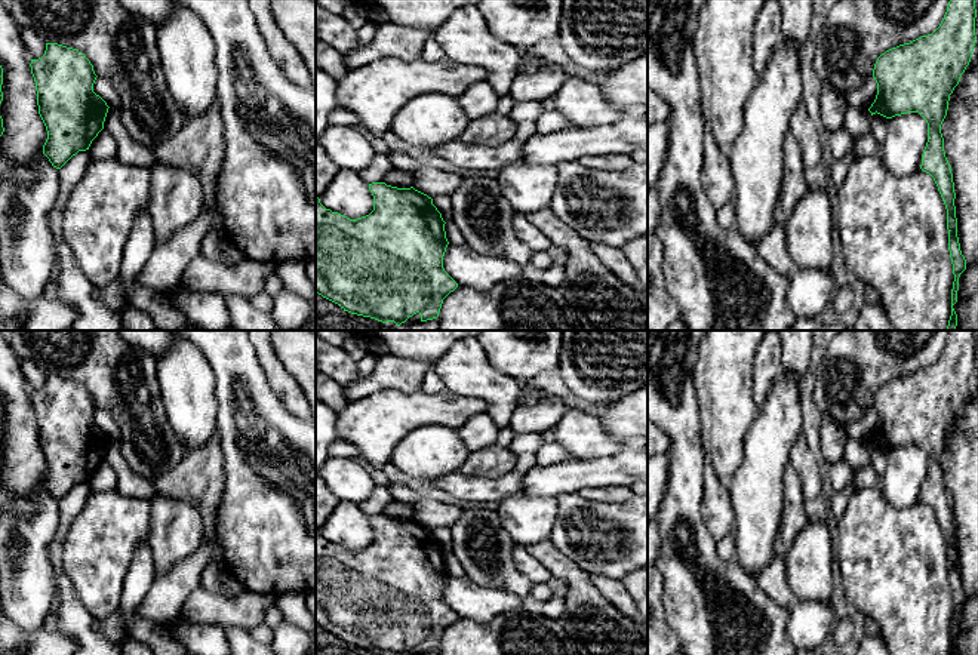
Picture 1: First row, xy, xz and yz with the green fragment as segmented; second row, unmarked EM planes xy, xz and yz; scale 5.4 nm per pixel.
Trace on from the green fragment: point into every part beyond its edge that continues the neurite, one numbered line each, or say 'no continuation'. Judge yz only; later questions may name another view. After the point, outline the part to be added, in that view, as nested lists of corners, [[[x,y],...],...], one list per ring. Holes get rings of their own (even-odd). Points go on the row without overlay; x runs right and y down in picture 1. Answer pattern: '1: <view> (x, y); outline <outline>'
no continuation

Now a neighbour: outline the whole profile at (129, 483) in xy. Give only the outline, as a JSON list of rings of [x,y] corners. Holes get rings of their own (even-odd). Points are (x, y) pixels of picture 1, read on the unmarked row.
[[[108,440],[104,461],[113,467],[117,476],[116,491],[123,496],[151,499],[156,488],[151,480],[136,474],[126,462],[119,440]]]

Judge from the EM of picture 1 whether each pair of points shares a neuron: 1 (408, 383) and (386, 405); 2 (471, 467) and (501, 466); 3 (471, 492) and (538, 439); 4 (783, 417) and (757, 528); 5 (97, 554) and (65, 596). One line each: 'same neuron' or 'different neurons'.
1: different neurons
2: same neuron
3: same neuron
4: same neuron
5: different neurons

